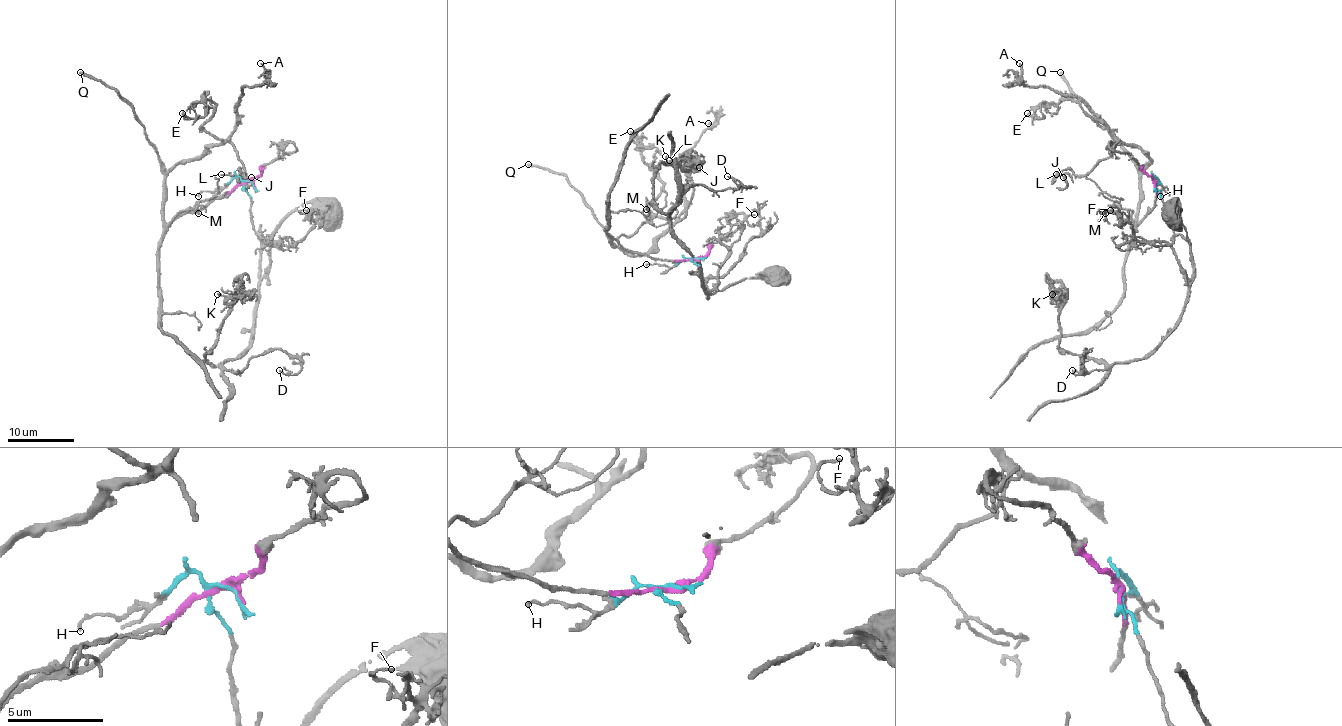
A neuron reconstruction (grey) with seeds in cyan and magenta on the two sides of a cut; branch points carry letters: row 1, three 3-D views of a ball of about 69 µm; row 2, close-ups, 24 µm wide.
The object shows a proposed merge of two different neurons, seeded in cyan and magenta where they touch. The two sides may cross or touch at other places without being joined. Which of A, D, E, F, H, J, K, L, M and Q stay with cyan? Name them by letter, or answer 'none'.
D, F, H, K

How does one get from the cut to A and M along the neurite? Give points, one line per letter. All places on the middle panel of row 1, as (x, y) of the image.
A: (696, 258), (652, 258), (612, 242), (627, 255), (643, 255), (681, 214), (693, 144), (713, 126), (708, 123)
M: (696, 258), (658, 260), (629, 252), (619, 242), (619, 237), (630, 235), (645, 220), (643, 210), (647, 209)

